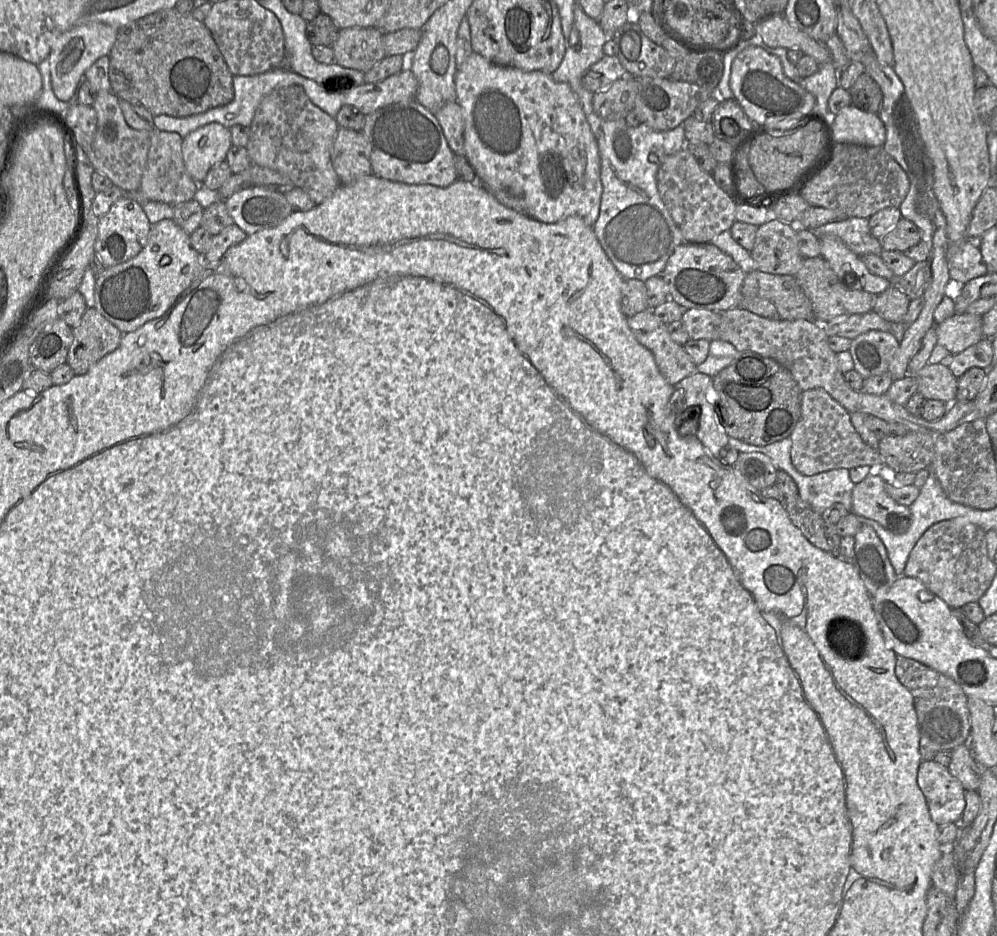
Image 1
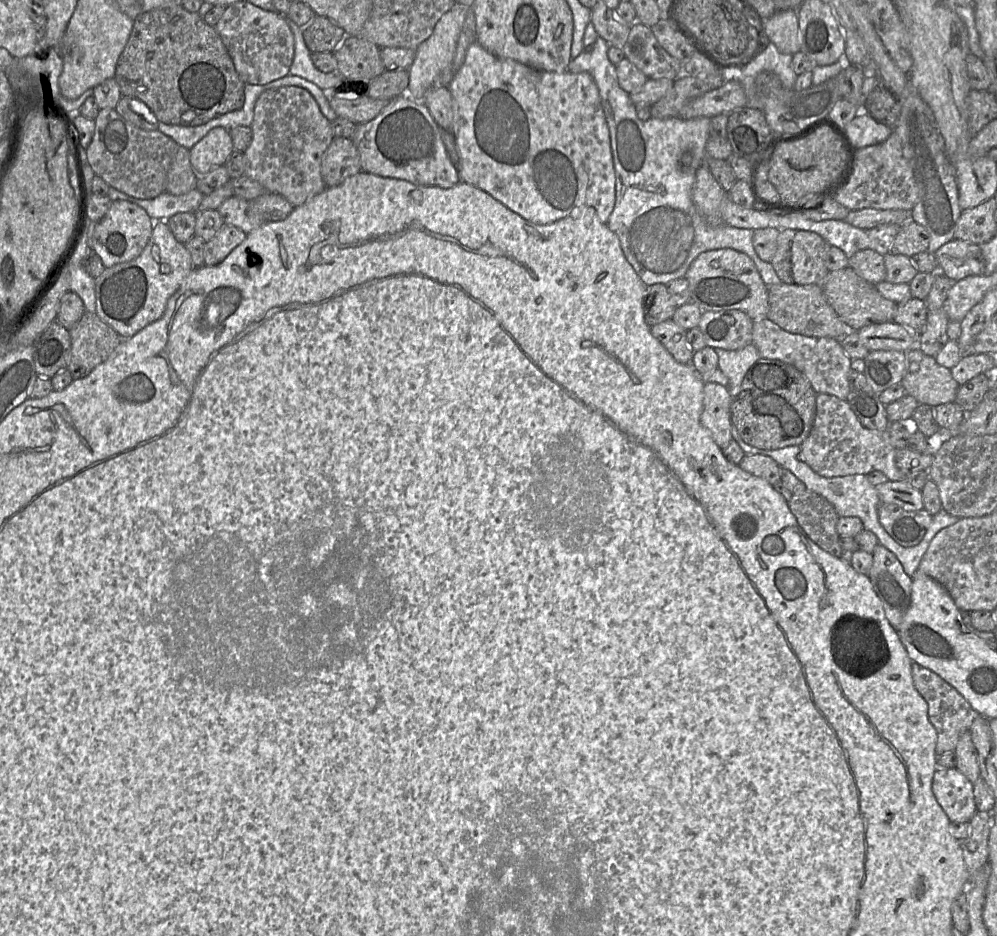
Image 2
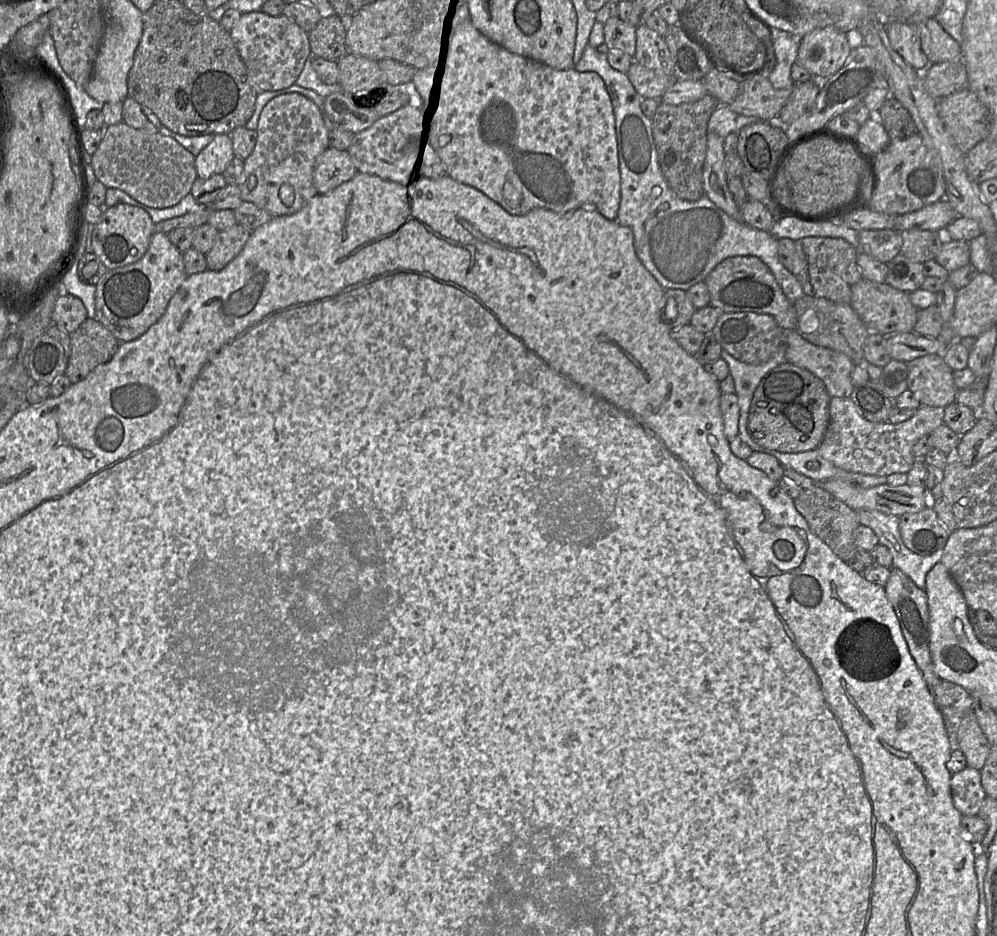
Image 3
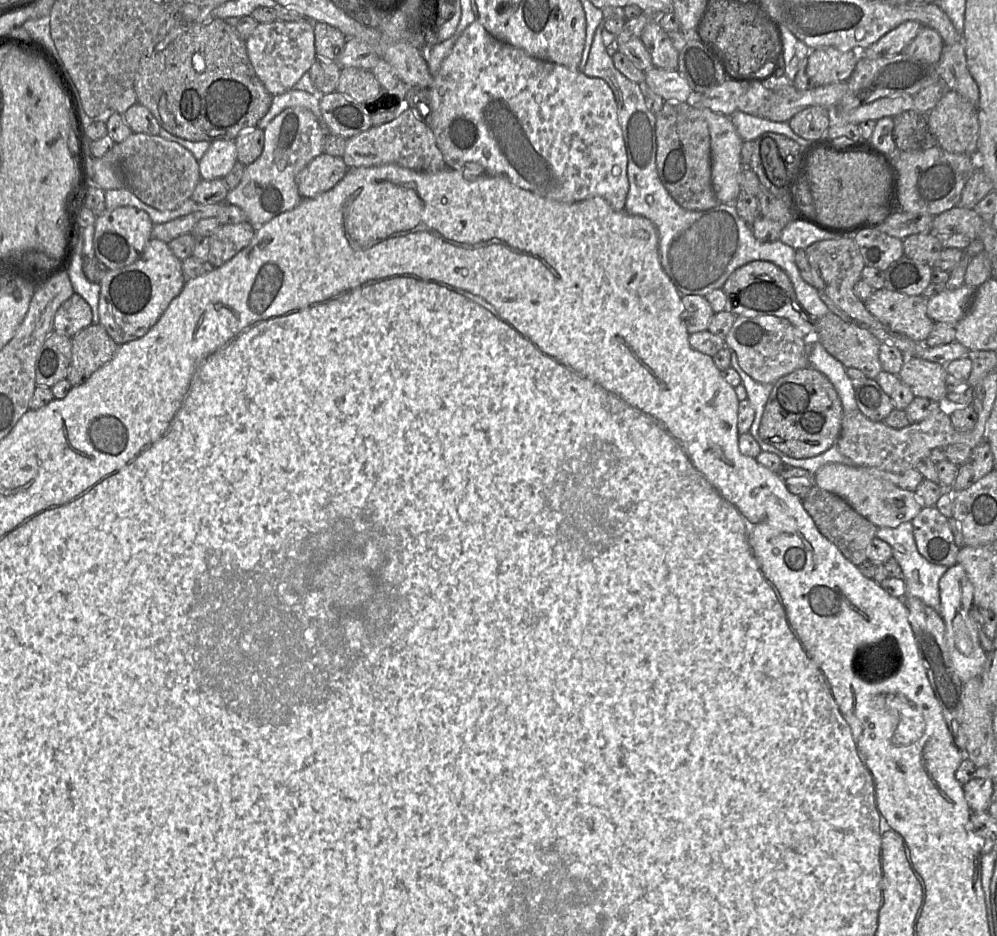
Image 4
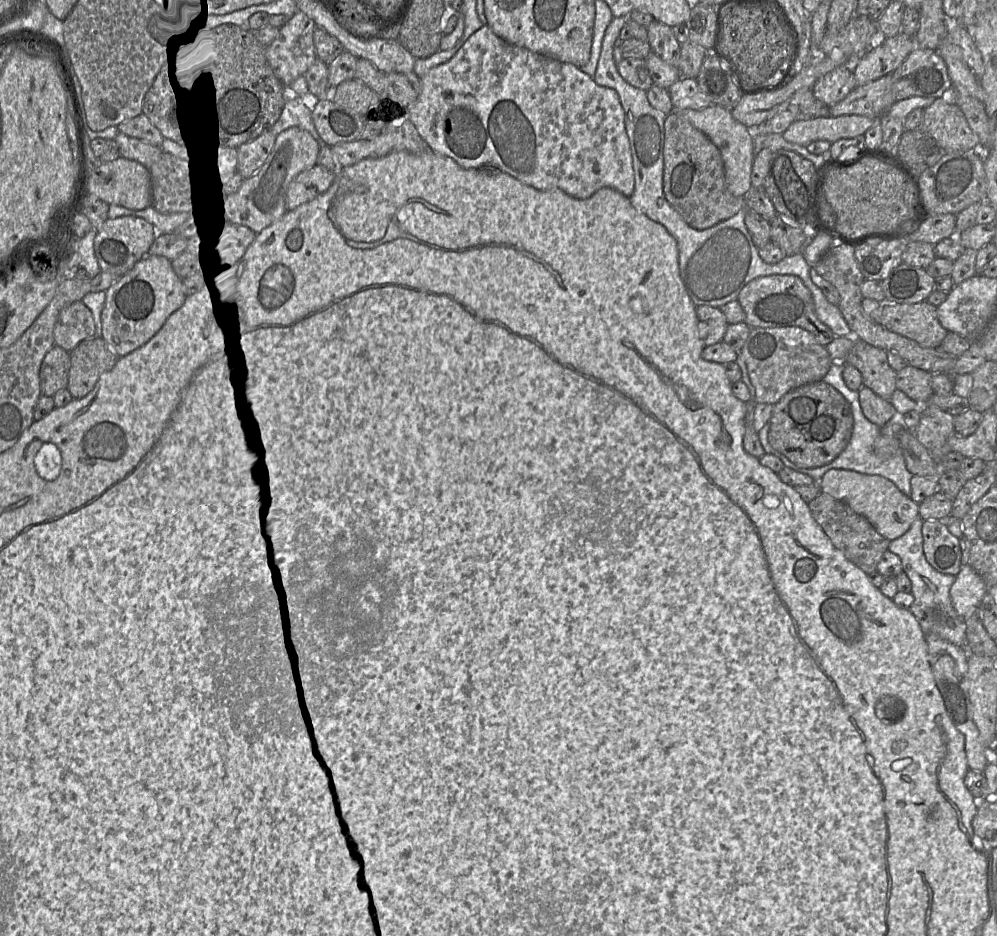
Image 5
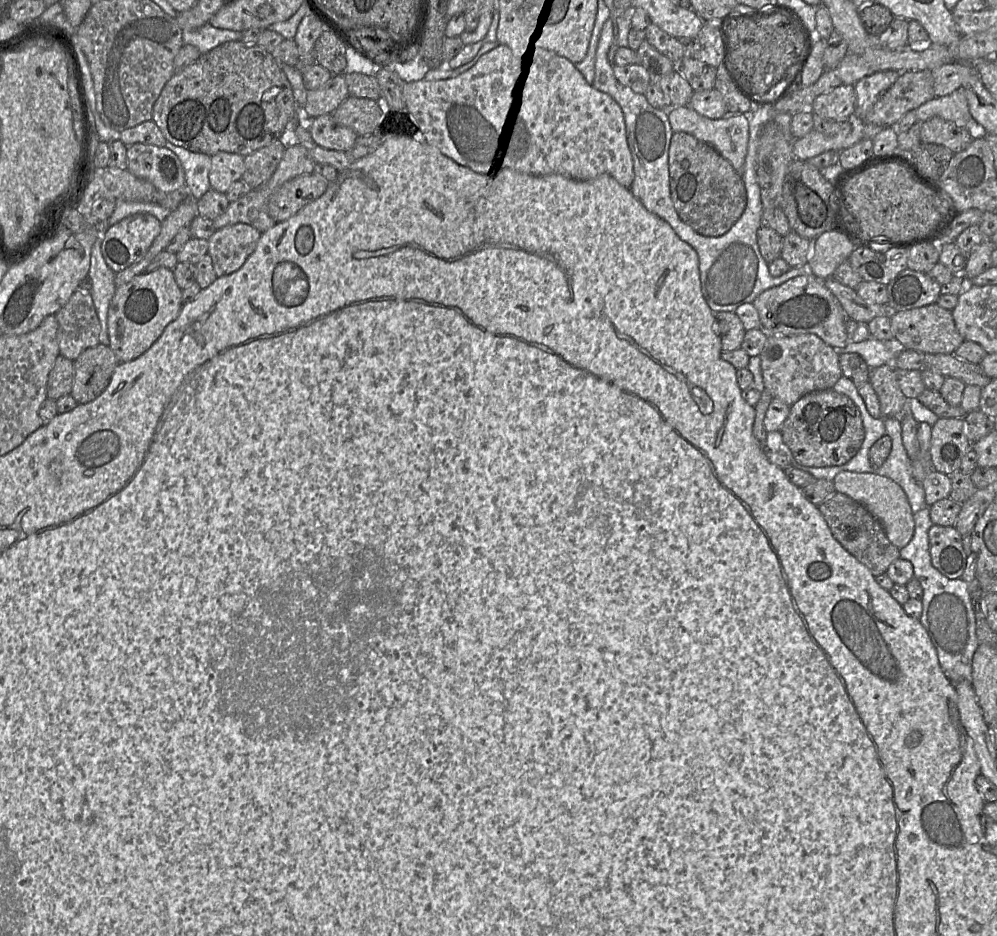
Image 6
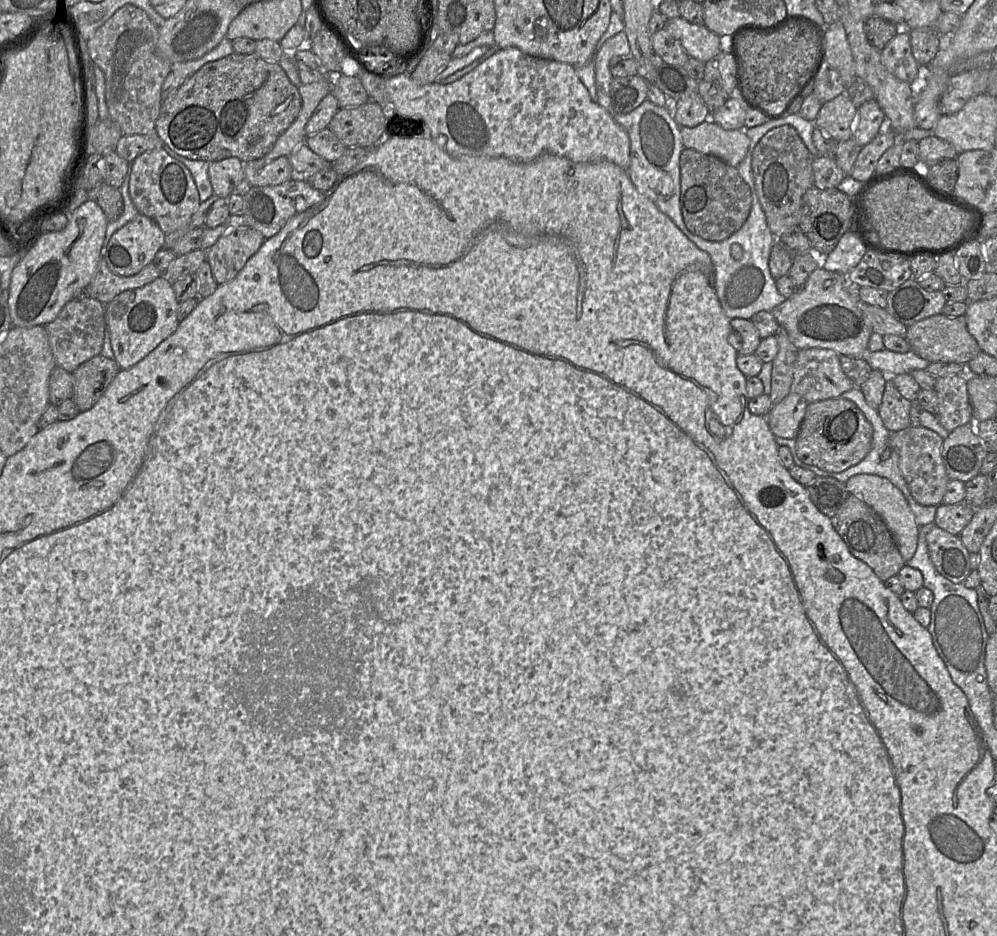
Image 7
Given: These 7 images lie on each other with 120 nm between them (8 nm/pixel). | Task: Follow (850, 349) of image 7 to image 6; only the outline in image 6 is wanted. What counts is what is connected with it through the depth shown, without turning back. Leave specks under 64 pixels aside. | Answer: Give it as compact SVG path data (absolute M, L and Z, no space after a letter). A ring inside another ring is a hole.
M814 274L792 278L762 292L752 303L757 309L761 328L768 334L792 336L815 334L837 351L849 342L846 332L847 313L825 286L824 280Z

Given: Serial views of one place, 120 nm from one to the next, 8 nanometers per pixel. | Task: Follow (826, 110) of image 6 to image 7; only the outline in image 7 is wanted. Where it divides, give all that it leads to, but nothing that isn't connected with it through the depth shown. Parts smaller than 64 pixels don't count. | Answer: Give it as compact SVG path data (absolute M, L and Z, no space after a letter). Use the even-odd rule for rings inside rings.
M844 92L821 105L814 124L815 127L821 128L829 138L839 142L847 141L854 135L856 115L857 107L853 104L850 96Z

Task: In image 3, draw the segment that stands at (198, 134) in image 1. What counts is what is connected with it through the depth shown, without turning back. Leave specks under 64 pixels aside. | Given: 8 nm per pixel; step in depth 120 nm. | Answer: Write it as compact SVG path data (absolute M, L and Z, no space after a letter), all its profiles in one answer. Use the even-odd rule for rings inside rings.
M215 135L213 140L195 156L197 178L208 179L222 174L235 157L231 136Z

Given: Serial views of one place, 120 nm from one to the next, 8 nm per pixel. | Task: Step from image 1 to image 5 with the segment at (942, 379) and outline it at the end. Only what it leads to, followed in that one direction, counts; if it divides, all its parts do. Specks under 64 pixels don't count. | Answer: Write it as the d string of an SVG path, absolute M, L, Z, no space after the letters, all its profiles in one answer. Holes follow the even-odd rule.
M908 365L897 372L896 387L907 394L912 400L918 403L927 403L934 394L932 377L932 373Z

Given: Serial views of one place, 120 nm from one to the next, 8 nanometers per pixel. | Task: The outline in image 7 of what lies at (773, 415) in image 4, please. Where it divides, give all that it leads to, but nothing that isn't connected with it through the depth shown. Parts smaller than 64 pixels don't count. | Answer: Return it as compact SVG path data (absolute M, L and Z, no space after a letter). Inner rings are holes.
M830 398L808 404L794 440L800 460L824 471L843 472L861 462L872 446L873 427L863 412L850 400Z

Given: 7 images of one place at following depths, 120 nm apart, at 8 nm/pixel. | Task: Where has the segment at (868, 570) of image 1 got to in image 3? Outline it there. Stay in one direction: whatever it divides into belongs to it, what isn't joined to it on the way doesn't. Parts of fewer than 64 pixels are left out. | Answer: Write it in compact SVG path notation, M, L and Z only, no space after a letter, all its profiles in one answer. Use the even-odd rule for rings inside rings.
M895 567L891 568L884 590L899 620L909 652L915 660L924 681L931 689L941 678L935 673L931 658L929 609L925 590L917 587L907 575Z

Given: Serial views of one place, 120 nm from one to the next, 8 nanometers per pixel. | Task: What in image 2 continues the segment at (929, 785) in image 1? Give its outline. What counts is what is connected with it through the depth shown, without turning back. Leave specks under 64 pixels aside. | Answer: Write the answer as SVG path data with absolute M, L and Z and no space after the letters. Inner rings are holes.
M956 768L936 769L932 791L951 822L969 822L977 812L973 786Z

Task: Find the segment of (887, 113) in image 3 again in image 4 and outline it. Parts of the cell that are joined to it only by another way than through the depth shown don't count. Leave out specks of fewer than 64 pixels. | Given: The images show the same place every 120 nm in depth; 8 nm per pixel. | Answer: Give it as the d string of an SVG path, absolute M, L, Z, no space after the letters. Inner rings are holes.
M914 109L893 117L893 122L893 138L898 150L924 150L937 144L929 129L927 117Z

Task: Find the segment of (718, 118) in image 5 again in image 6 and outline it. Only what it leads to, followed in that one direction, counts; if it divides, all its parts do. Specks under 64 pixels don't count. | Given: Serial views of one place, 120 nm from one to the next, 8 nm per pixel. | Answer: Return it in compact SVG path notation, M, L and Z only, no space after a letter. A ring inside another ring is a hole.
M684 106L669 108L668 117L672 131L691 134L710 145L728 160L734 170L742 177L749 141L749 121L745 115L726 115L721 119L710 119L698 114L689 106Z

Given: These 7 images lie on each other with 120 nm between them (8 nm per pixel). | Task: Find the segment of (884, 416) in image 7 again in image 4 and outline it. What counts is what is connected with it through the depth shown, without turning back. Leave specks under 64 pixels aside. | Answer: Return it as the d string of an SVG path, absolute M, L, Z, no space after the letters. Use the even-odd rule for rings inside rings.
M831 311L820 318L814 318L814 323L815 340L817 340L829 354L840 361L846 369L851 367L857 368L861 370L867 378L873 380L883 371L879 359L881 342L867 329L844 321Z

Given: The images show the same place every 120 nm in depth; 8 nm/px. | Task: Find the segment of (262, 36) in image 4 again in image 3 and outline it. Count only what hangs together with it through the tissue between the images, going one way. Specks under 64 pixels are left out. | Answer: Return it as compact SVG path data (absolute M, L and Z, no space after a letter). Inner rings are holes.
M262 11L243 13L229 34L259 92L295 84L307 59L312 59L308 32L283 15L273 17Z

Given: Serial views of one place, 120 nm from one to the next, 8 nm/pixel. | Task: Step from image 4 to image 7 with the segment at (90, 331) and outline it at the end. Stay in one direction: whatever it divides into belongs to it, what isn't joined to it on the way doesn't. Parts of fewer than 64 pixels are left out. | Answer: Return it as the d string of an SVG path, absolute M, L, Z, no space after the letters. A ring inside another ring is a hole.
M97 355L76 368L73 375L73 397L80 412L92 408L121 370L115 359Z

